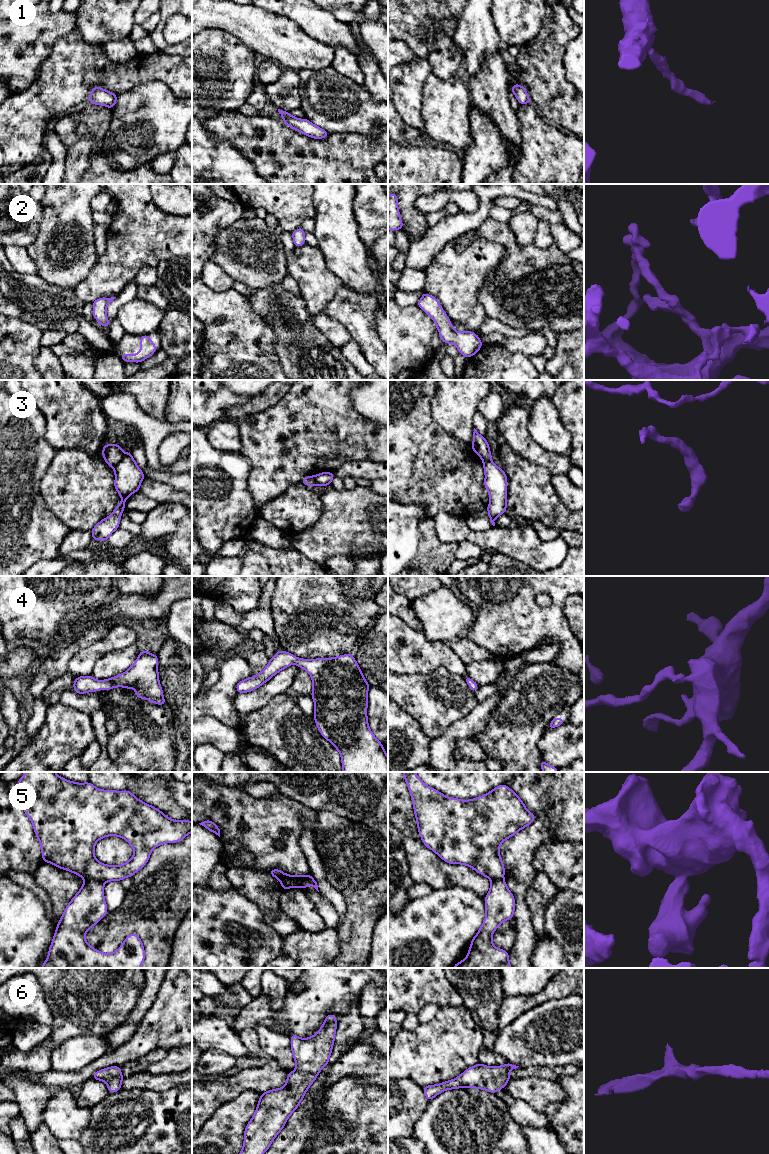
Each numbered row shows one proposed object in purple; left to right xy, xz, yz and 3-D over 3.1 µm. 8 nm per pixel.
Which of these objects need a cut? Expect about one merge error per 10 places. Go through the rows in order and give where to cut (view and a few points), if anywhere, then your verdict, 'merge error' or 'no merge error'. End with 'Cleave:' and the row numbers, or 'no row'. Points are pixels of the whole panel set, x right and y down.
1: no cut; no merge error
2: no cut; no merge error
3: no cut; no merge error
4: no cut; no merge error
5: cut in xz along (280, 881), (285, 877), (290, 877), (295, 886); merge error
6: no cut; no merge error
Cleave: 5

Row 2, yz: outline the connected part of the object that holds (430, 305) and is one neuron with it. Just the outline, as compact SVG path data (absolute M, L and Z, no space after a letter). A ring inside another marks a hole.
M425 291L423 293L417 305L434 320L442 342L454 344L459 353L466 358L476 354L483 345L480 337L475 332L454 330L451 320L442 309L439 301Z

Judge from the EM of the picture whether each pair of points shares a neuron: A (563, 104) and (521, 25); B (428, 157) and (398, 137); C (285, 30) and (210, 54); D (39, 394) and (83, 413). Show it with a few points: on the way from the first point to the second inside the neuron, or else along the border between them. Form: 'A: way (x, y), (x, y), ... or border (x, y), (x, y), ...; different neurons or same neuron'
A: border (543, 21), (540, 31), (521, 45); different neurons
B: border (420, 142), (398, 144); different neurons
C: border (223, 30), (238, 37), (255, 53); different neurons
D: way (50, 394), (57, 394), (72, 409); same neuron

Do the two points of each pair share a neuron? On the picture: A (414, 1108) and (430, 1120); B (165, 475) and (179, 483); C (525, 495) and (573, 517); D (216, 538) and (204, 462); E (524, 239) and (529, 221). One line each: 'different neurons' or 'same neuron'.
A: different neurons
B: same neuron
C: same neuron
D: same neuron
E: same neuron

